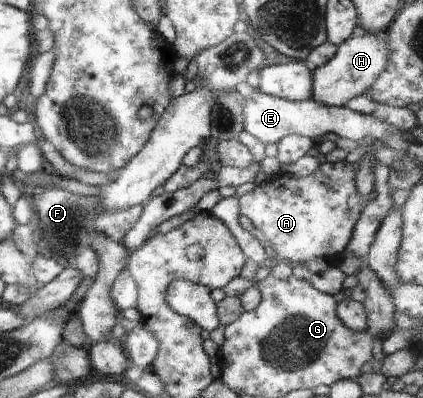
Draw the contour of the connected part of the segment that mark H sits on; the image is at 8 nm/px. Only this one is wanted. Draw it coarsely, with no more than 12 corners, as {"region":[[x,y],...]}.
{"region":[[367,32],[313,69],[312,100],[342,107],[367,94],[390,49]]}

